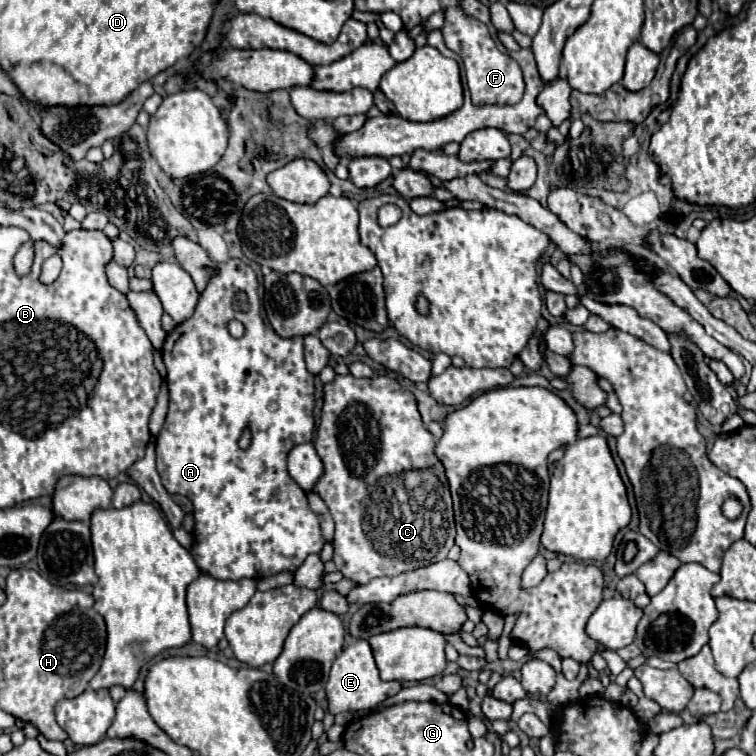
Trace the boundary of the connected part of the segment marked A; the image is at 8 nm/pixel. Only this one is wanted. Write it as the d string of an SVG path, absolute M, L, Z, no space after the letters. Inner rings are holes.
M228 259L226 263L220 263L216 267L216 275L212 275L212 279L208 281L208 287L204 289L204 293L200 295L200 301L194 309L194 315L190 319L186 319L184 323L176 325L174 331L168 333L164 347L162 347L162 357L164 357L164 365L166 365L166 381L168 381L168 389L170 389L170 409L164 421L162 431L156 437L156 469L160 473L162 485L168 493L176 493L176 495L186 495L192 497L194 503L194 519L196 519L196 537L198 543L194 543L194 547L190 549L196 565L200 567L200 571L212 575L214 579L232 579L238 581L242 577L250 577L250 579L262 579L262 577L270 577L276 573L284 573L290 571L294 573L300 563L304 563L304 559L312 553L320 555L322 547L324 547L324 539L320 533L320 521L314 515L314 511L308 507L308 499L306 493L296 485L296 481L290 477L288 467L286 467L286 457L288 451L292 451L292 447L300 445L300 443L308 443L314 437L314 375L306 369L304 363L304 349L302 349L302 337L290 337L290 339L282 339L280 335L276 335L276 331L272 331L272 327L264 325L262 317L260 317L260 299L258 299L258 279L256 273L242 263L240 259ZM238 291L244 291L248 295L248 305L250 309L246 313L236 311L234 309L234 297ZM230 319L238 319L244 325L244 335L240 339L234 339L228 333L228 321ZM244 429L250 429L252 433L252 443L248 449L240 449L238 447L238 439L242 435Z

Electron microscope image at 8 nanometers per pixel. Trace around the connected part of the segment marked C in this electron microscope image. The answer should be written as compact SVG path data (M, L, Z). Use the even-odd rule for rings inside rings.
M336 375L332 383L324 385L324 407L314 447L322 457L326 469L320 481L316 483L314 491L324 499L336 521L334 563L344 577L364 585L376 577L400 575L404 571L412 571L446 559L456 537L448 481L442 463L434 455L436 441L420 419L414 395L402 389L396 379L384 375L376 379L356 379L352 375ZM408 471L422 471L428 477L432 477L434 497L424 497L422 505L418 497L398 499L394 491L398 485L404 483L400 483L396 477Z

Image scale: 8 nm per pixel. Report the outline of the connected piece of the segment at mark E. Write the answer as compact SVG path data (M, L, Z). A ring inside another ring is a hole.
M360 639L340 651L340 655L332 663L330 679L326 683L326 697L328 697L328 713L336 715L342 711L370 711L384 699L396 695L400 691L398 681L382 681L378 675L378 667L372 657L370 643Z

